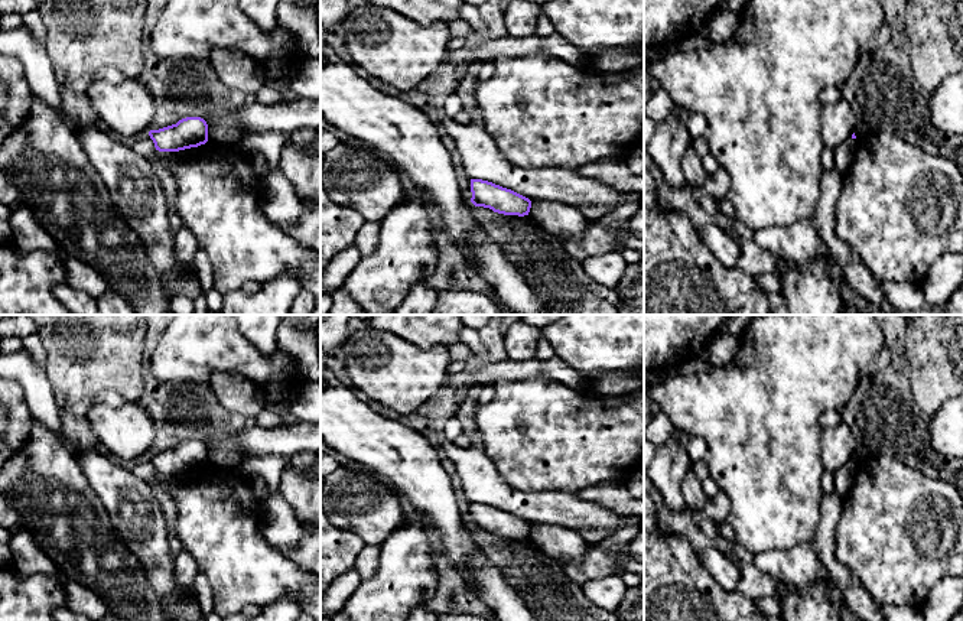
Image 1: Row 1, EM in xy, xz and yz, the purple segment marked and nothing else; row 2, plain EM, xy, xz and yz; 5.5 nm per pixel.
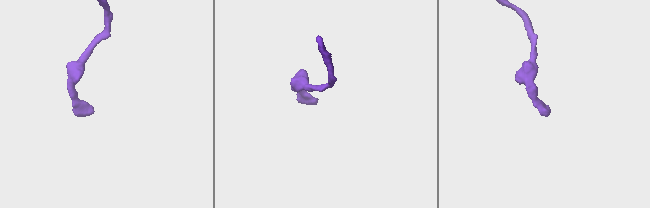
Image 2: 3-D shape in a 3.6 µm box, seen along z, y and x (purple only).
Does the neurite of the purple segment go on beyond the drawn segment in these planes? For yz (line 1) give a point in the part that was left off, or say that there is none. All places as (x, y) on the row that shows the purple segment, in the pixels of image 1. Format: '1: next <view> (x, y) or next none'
1: next none

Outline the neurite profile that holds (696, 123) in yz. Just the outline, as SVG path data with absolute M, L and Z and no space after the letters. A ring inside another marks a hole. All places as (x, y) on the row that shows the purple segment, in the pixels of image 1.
M684 108L683 120L687 124L692 140L707 134L707 120L702 114Z

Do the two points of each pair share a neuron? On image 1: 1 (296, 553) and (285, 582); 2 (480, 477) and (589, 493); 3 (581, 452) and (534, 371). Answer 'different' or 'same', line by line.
1: different
2: different
3: different

